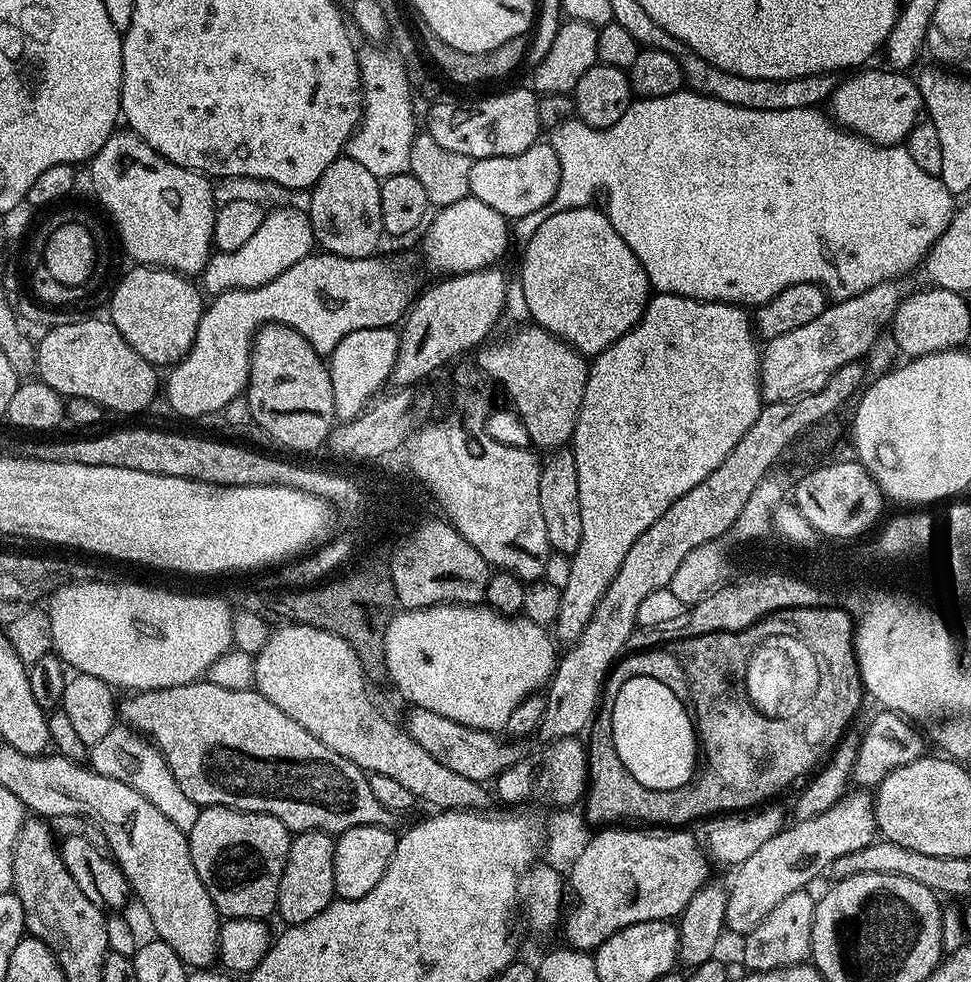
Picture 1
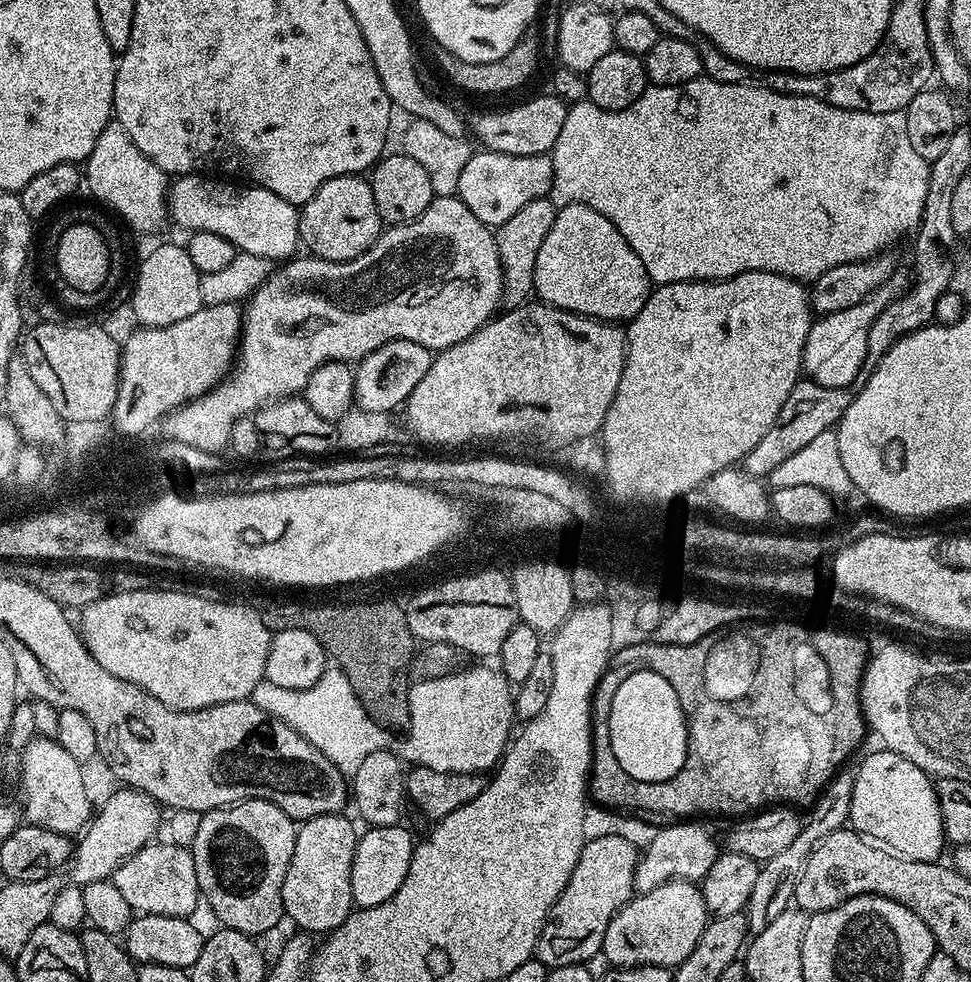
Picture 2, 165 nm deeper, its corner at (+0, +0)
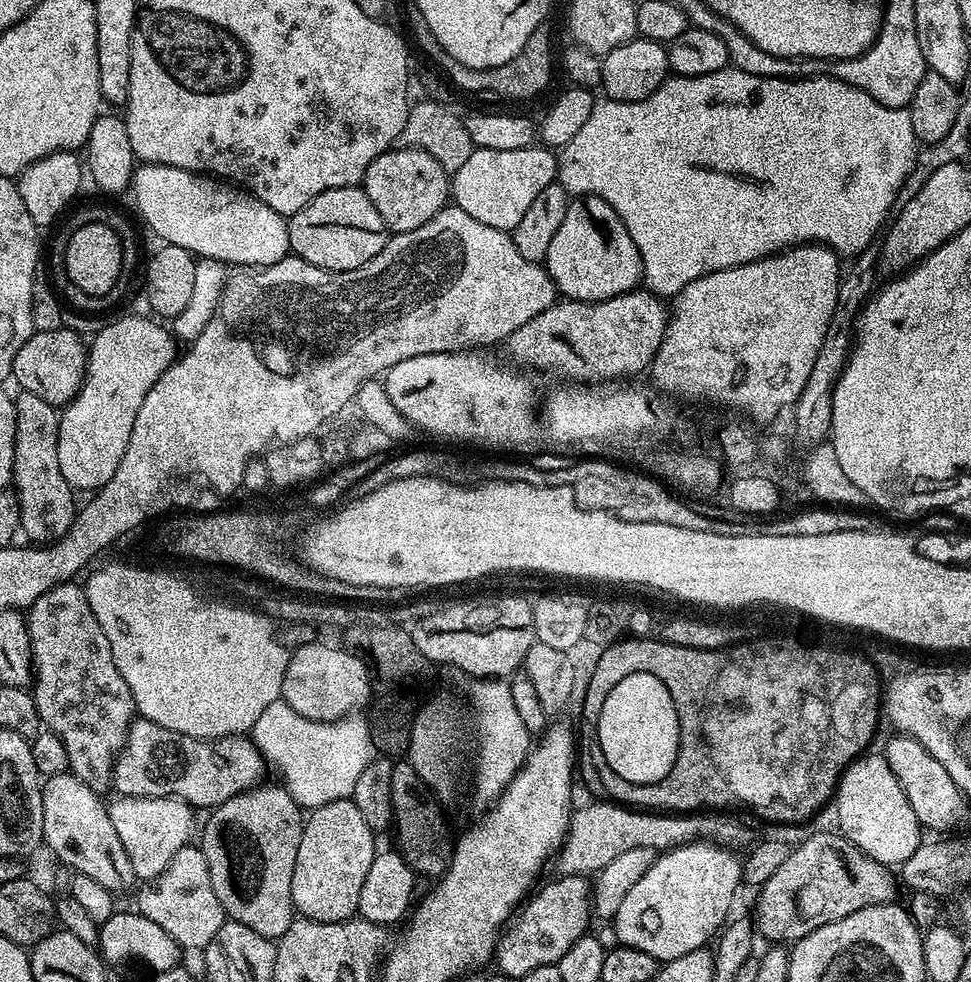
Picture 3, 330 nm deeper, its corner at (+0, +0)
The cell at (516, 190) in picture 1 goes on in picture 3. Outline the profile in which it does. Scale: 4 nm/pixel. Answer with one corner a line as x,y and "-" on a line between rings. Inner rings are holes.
533,146
522,150
486,150
473,147
470,158
450,180
450,196
455,207
466,210
470,218
486,222
498,230
511,233
526,210
546,186
558,176
558,156
551,147

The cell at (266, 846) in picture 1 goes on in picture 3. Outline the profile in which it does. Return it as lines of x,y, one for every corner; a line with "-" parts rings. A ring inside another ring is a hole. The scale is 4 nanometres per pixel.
261,783
259,786
250,789
249,792
238,794
234,798
230,798
226,803
220,804
217,808
211,809
208,821
204,824
204,833
201,834
200,840
198,836
198,847
204,852
206,865
209,867
210,880
213,883
214,893
216,893
218,902
224,907
224,914
228,920
236,920
242,926
250,926
250,930
254,930
258,934
262,934
267,940
279,941
282,934
286,934
286,930
290,930
294,919
294,909
292,906
292,895
290,894
290,882
294,882
294,858
298,858
298,842
302,842
302,830
304,829
305,813
302,811
296,799
289,794
288,789
279,783
268,784

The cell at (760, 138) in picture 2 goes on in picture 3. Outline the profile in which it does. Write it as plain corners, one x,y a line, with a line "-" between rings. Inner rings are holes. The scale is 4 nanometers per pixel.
731,66
714,74
673,75
645,100
622,102
604,98
601,99
601,104
600,101
593,103
586,126
582,126
582,130
578,130
578,134
574,134
574,138
570,138
570,142
564,145
558,156
559,183
564,185
569,194
597,196
614,209
626,226
630,238
634,238
634,246
638,246
638,254
644,267
642,284
647,291
661,298
672,298
683,288
690,286
690,282
706,274
739,264
749,264
797,244
827,244
841,257
855,258
860,252
870,248
873,243
871,240
876,235
876,239
881,235
893,211
895,195
911,173
918,151
918,141
914,126
910,126
907,108
882,106
882,102
870,98
870,94
827,74
808,76
805,80
792,79
782,76
755,76

